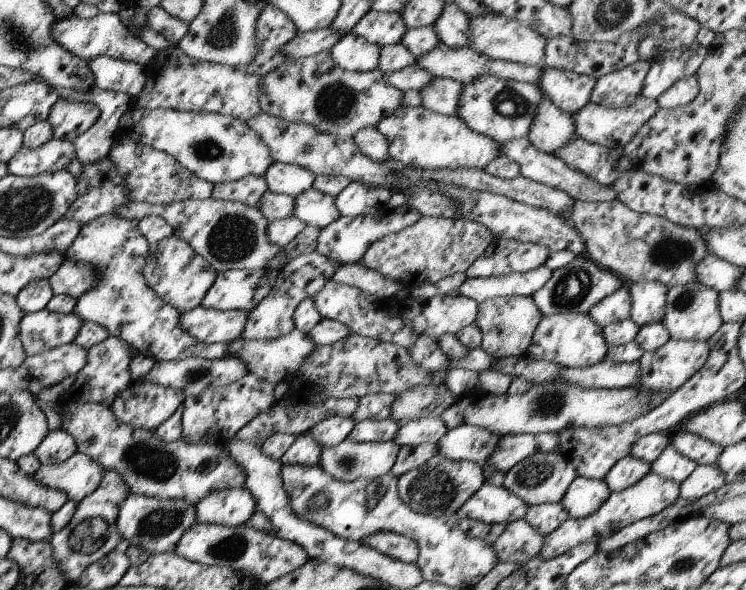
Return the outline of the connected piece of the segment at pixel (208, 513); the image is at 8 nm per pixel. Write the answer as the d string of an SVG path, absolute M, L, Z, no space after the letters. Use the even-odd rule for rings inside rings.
M230 488L207 494L194 507L196 522L234 527L253 516L255 501L247 489Z

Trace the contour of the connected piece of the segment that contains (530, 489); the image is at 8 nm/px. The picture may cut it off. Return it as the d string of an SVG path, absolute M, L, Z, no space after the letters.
M537 451L506 470L502 485L527 506L539 506L543 503L559 503L575 477L573 466L567 464L559 454Z

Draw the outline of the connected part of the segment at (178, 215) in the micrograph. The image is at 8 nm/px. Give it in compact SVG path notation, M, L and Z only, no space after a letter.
M209 197L201 200L182 200L173 202L173 204L146 206L140 202L130 201L115 208L115 214L123 220L139 220L144 213L161 217L171 227L172 233L184 240L189 248L201 256L203 260L206 260L216 273L229 269L253 270L259 268L274 268L278 271L281 266L286 264L285 256L283 256L284 247L275 246L267 240L265 228L267 228L268 220L259 212L258 208L245 206L239 201L226 201Z

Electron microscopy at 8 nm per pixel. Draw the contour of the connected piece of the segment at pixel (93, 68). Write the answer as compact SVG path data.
M105 55L87 61L96 90L113 90L127 94L133 99L139 94L146 81L145 71L134 59L124 61Z

